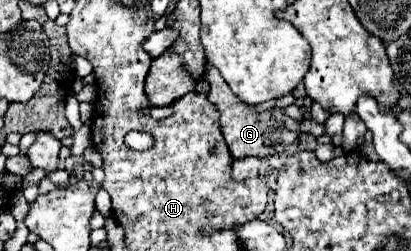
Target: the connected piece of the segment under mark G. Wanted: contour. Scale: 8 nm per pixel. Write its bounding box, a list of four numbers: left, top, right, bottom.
[204,66,300,158]

